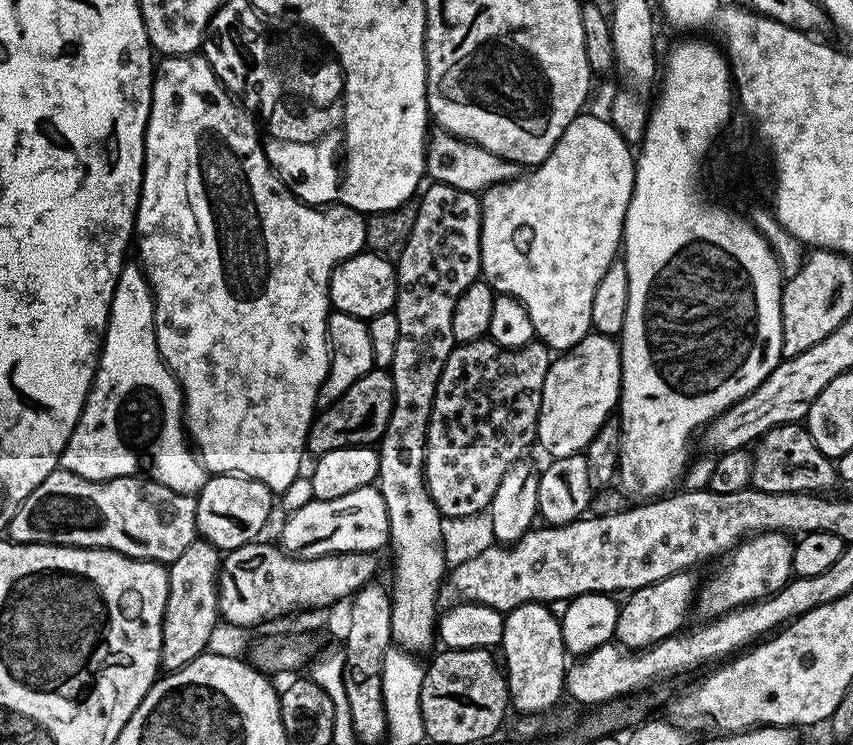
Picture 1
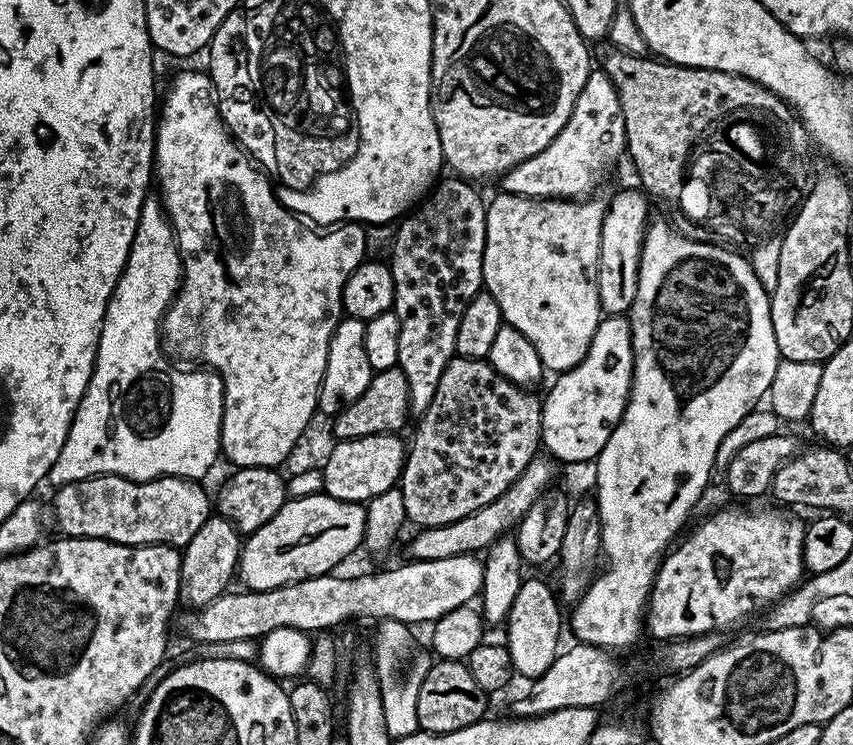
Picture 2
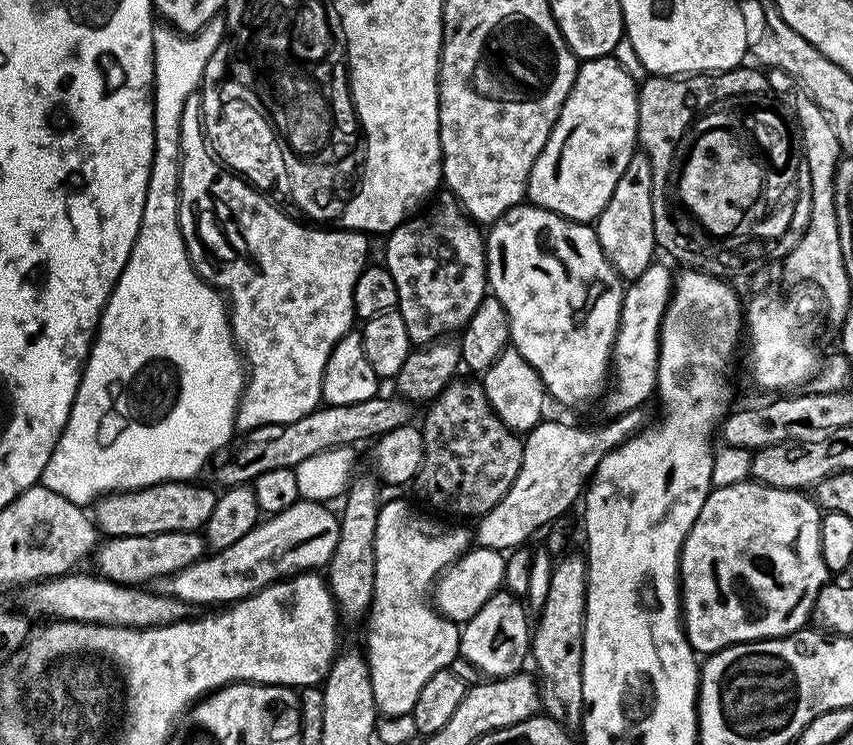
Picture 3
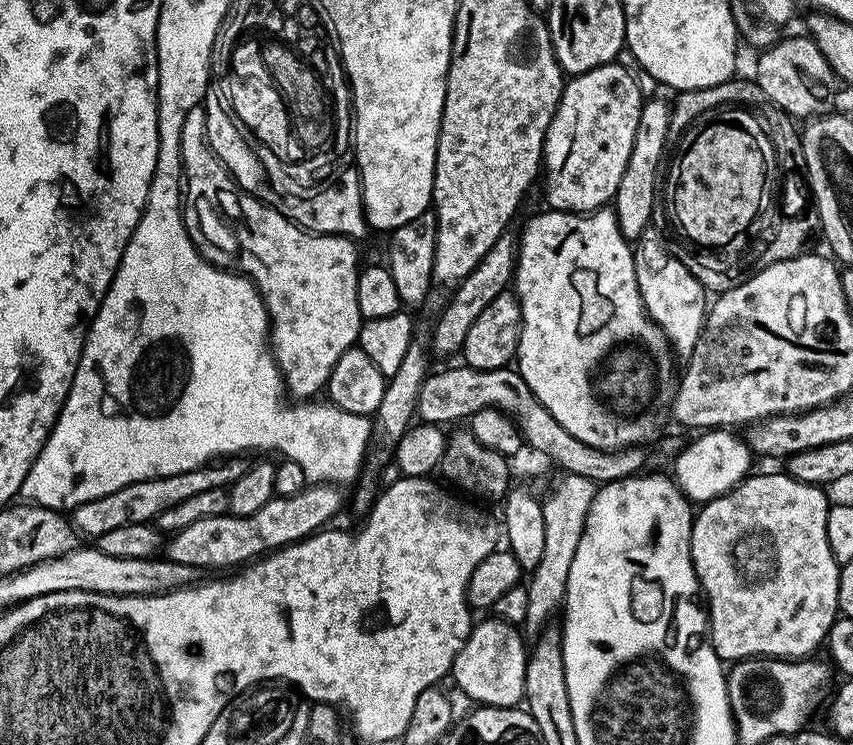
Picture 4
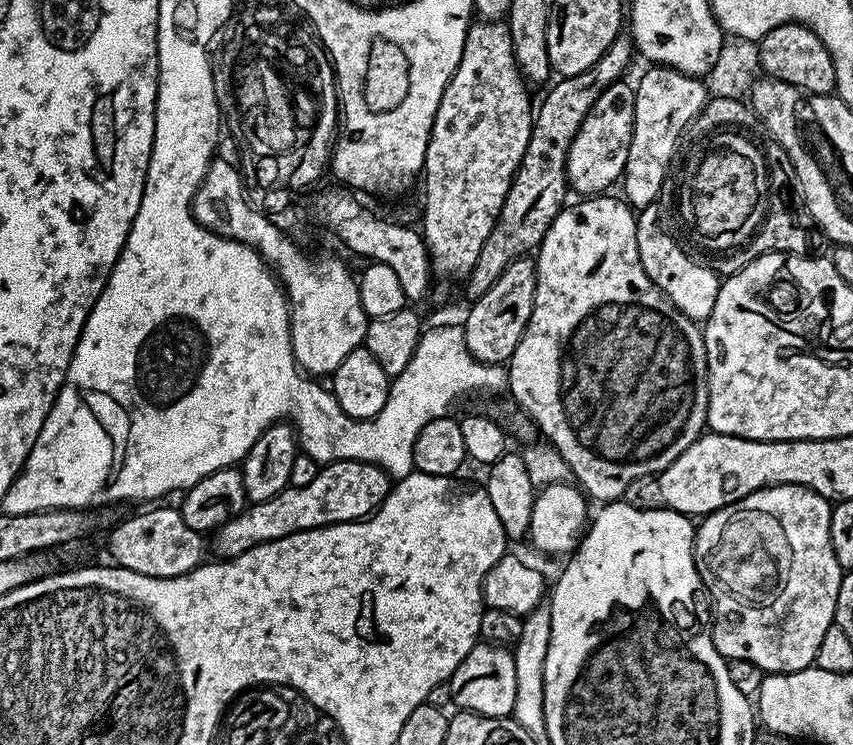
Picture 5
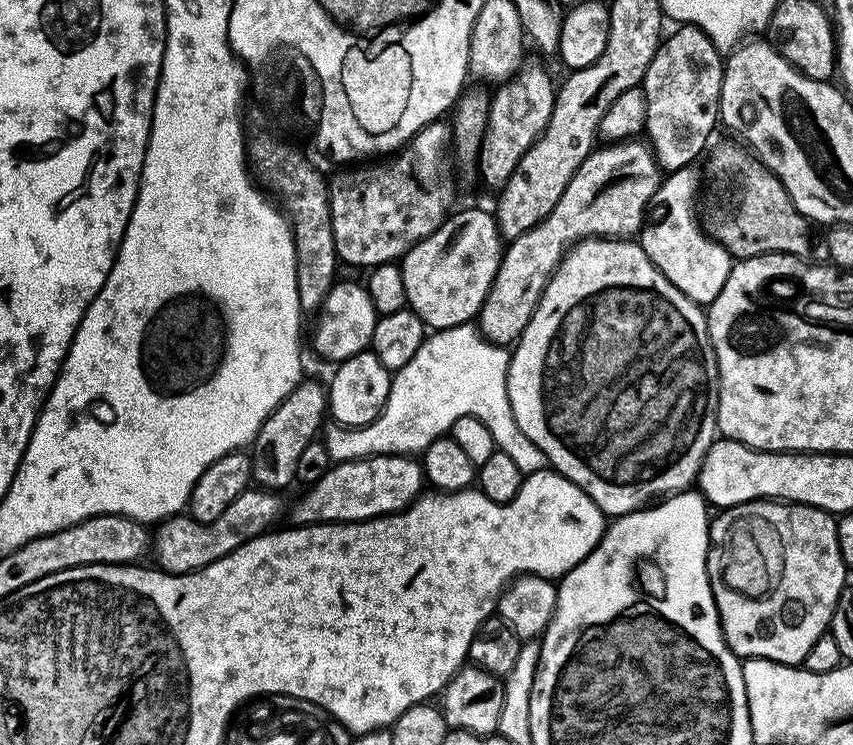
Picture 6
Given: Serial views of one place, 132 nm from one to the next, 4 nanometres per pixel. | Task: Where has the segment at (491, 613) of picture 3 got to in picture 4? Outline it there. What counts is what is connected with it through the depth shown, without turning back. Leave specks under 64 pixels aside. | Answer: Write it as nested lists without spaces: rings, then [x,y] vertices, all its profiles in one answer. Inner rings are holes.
[[[487,618],[475,625],[469,632],[460,653],[454,658],[451,679],[456,679],[456,684],[469,696],[470,699],[476,700],[477,705],[487,706],[490,708],[515,708],[524,699],[524,679],[526,678],[526,666],[528,665],[529,649],[524,648],[525,637],[521,629],[514,624],[508,624],[504,620]]]

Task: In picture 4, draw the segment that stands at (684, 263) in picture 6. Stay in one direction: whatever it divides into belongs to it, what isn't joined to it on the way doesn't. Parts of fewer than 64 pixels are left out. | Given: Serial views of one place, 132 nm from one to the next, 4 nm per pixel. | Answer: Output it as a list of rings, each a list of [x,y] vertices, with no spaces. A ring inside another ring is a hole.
[[[641,239],[634,248],[634,270],[644,311],[648,313],[648,319],[664,331],[673,349],[687,358],[696,349],[700,332],[704,329],[706,289],[690,270],[686,270],[686,266],[682,266],[682,262],[678,262],[676,255],[667,252],[658,241],[648,239]]]

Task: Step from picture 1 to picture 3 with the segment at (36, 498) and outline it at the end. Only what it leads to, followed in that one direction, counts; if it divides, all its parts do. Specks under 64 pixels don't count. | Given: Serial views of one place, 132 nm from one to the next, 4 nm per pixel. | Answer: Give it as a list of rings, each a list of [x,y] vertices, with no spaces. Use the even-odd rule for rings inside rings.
[[[167,480],[164,484],[155,484],[149,488],[135,488],[133,492],[110,492],[95,501],[94,523],[105,537],[113,536],[153,536],[167,532],[194,532],[203,529],[210,518],[210,510],[214,510],[217,498],[215,491],[211,492],[200,482],[185,482],[183,480]]]

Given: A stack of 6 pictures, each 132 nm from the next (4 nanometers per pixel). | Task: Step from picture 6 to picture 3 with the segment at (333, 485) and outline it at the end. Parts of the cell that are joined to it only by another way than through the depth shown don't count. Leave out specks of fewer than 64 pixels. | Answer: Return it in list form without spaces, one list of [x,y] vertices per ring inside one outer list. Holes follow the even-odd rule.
[[[199,531],[194,532],[167,532],[166,534],[154,534],[153,536],[113,536],[105,539],[97,547],[94,553],[94,561],[98,567],[99,575],[106,580],[113,580],[116,584],[131,584],[144,586],[147,580],[159,581],[165,576],[173,576],[178,570],[190,566],[194,561],[205,555],[206,541]]]

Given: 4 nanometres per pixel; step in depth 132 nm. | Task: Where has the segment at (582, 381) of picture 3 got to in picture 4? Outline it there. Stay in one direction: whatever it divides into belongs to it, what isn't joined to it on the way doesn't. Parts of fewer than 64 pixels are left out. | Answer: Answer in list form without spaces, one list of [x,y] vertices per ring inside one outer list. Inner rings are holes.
[[[605,206],[597,211],[581,214],[578,212],[557,212],[555,210],[543,210],[524,228],[524,233],[518,236],[518,251],[516,253],[516,274],[514,277],[514,291],[520,299],[522,310],[522,326],[520,327],[520,347],[518,349],[518,371],[521,378],[530,386],[534,398],[578,442],[586,442],[586,446],[592,446],[598,450],[616,452],[620,448],[633,446],[648,446],[653,443],[665,431],[664,424],[660,421],[660,415],[665,415],[666,410],[671,409],[672,398],[676,395],[678,387],[678,368],[672,361],[674,349],[668,343],[668,337],[653,320],[648,319],[648,313],[644,311],[644,303],[638,290],[636,271],[634,270],[633,245],[622,234],[622,230],[616,221],[615,211]]]

